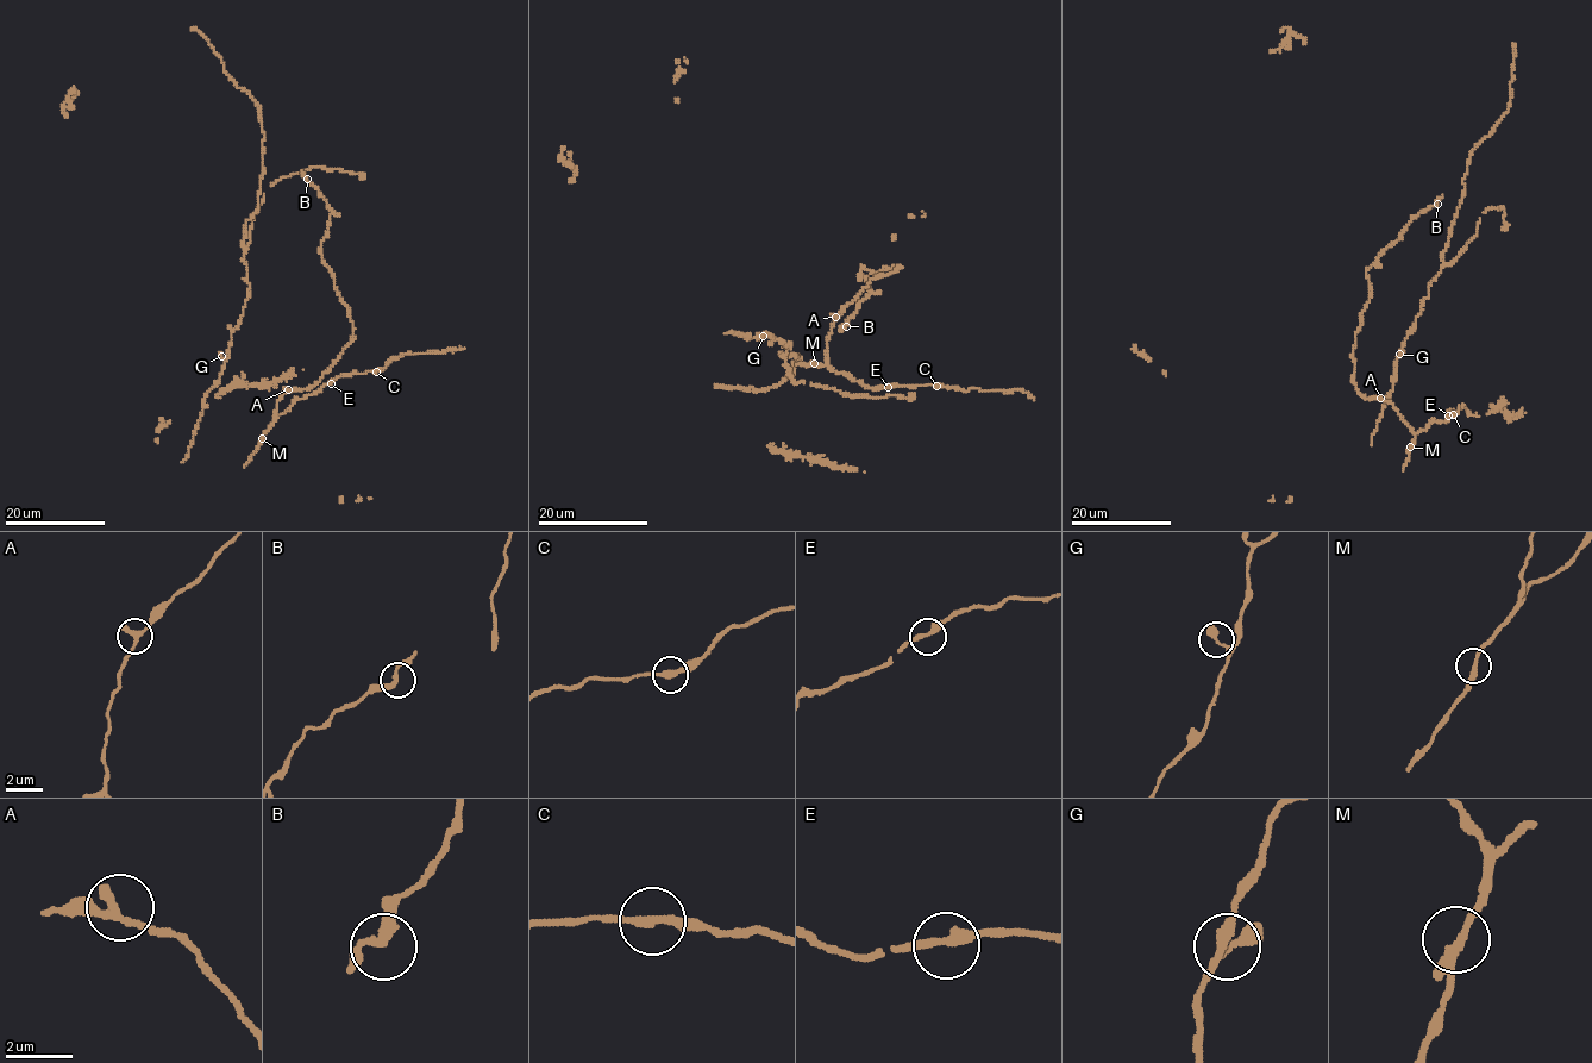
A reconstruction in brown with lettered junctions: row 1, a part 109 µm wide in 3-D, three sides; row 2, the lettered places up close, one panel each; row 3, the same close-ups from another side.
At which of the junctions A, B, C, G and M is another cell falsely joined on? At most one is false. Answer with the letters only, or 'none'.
none

